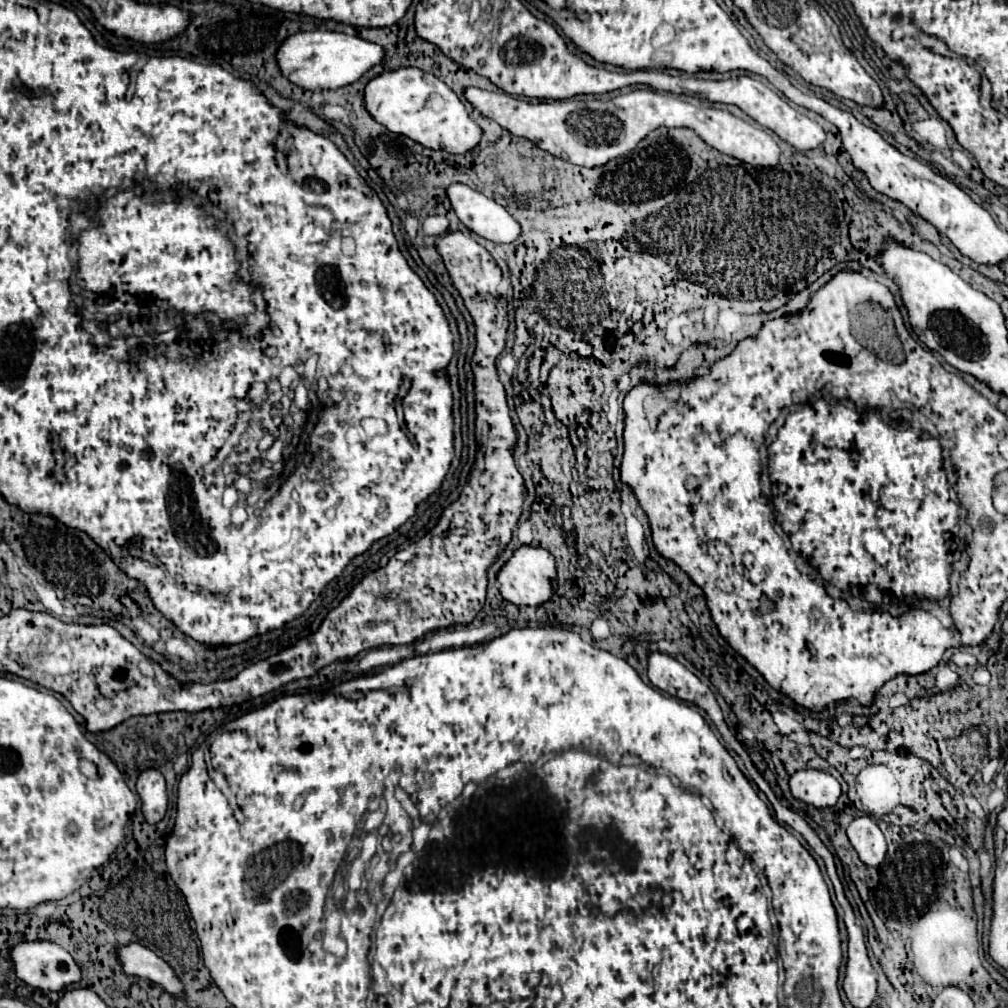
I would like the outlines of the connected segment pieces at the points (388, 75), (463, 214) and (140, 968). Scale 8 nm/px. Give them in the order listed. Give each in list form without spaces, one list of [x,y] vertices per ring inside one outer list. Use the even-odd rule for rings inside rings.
[[[401,67],[373,77],[363,91],[367,113],[391,133],[407,135],[415,143],[447,153],[465,153],[481,139],[481,129],[459,97],[435,75],[415,67]]]
[[[451,183],[445,193],[459,221],[479,237],[493,243],[511,243],[519,237],[519,223],[483,193],[461,183]]]
[[[131,941],[131,943],[119,945],[115,949],[115,955],[127,975],[148,979],[155,985],[161,985],[173,997],[185,999],[185,985],[177,977],[175,969],[149,947],[137,941]]]

